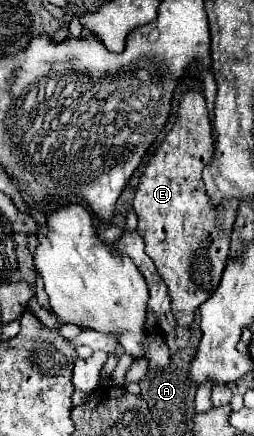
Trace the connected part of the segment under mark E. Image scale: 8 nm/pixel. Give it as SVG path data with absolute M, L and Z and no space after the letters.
M193 90L179 104L175 126L167 132L145 168L133 200L137 232L145 242L147 256L169 288L171 312L183 328L193 324L199 306L219 286L229 258L229 238L237 216L237 208L233 206L215 210L205 192L201 172L211 162L211 154L213 142L205 98L201 90Z

